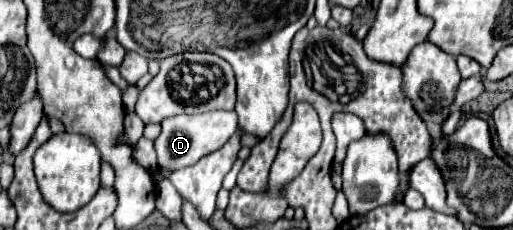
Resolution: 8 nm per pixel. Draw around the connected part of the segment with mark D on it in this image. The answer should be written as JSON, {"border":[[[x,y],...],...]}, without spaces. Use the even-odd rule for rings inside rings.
{"border":[[[212,110],[212,112],[194,114],[194,116],[182,114],[182,116],[166,118],[162,122],[162,134],[154,142],[156,152],[158,152],[158,166],[170,168],[170,170],[180,170],[180,168],[192,166],[202,156],[224,146],[236,130],[238,130],[238,126],[236,126],[236,112],[234,110]]]}

